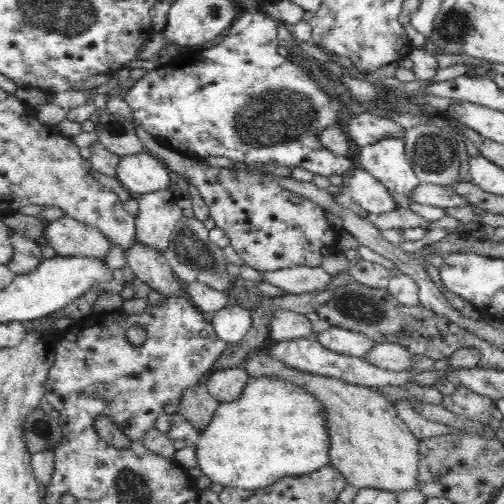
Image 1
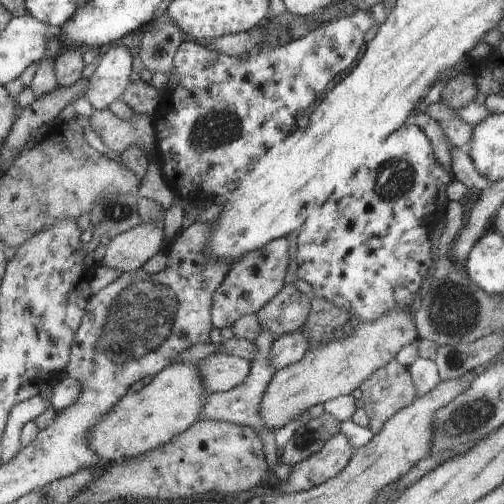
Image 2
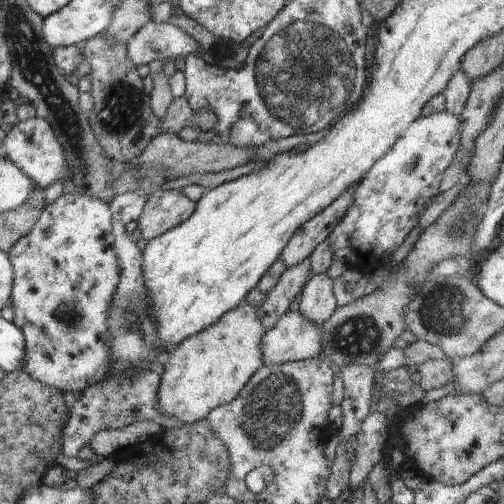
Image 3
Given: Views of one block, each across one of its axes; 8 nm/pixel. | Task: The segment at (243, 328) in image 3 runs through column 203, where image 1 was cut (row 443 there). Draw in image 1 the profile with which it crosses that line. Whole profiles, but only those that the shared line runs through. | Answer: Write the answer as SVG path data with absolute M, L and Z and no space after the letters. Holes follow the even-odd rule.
M258 348L258 354L248 354L242 360L242 368L248 372L250 380L272 376L284 384L300 386L314 400L320 402L324 412L324 422L330 436L330 466L344 474L346 482L354 488L376 488L388 492L404 492L418 488L418 452L420 442L412 434L410 426L398 416L396 404L380 396L376 388L366 388L350 384L332 376L318 376L312 372L296 370L284 360L278 360L270 350Z

